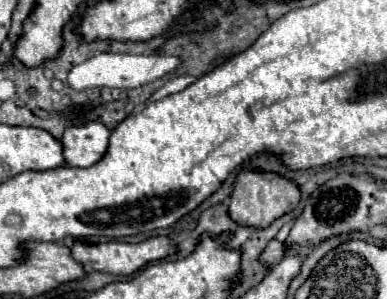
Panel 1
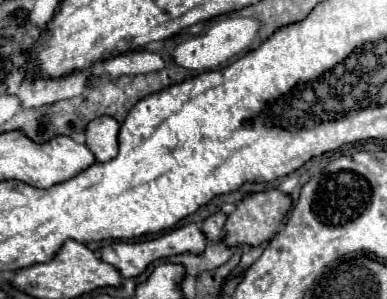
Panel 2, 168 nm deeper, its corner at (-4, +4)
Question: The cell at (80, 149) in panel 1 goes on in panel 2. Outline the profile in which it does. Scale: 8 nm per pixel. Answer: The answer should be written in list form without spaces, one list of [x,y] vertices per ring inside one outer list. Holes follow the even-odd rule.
[[[100,116],[88,122],[84,130],[86,146],[96,162],[108,162],[118,154],[118,130],[120,124],[110,116]]]

